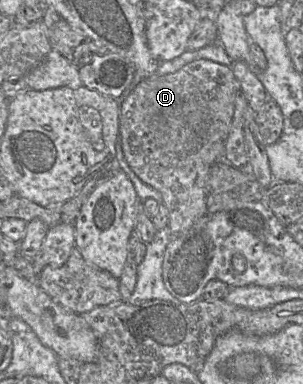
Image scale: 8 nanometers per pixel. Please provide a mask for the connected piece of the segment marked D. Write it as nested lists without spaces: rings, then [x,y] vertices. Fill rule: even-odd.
[[[206,59],[192,61],[175,73],[170,73],[163,76],[150,76],[143,79],[122,99],[119,100],[119,138],[121,141],[122,151],[125,160],[131,170],[139,177],[139,179],[157,190],[162,198],[165,207],[168,210],[168,227],[171,233],[171,239],[179,237],[182,233],[188,231],[193,224],[207,214],[207,199],[209,190],[207,189],[207,174],[210,166],[217,160],[223,158],[223,143],[225,143],[229,128],[231,125],[234,102],[236,95],[240,91],[240,84],[236,79],[232,68],[219,63],[212,62]]]

